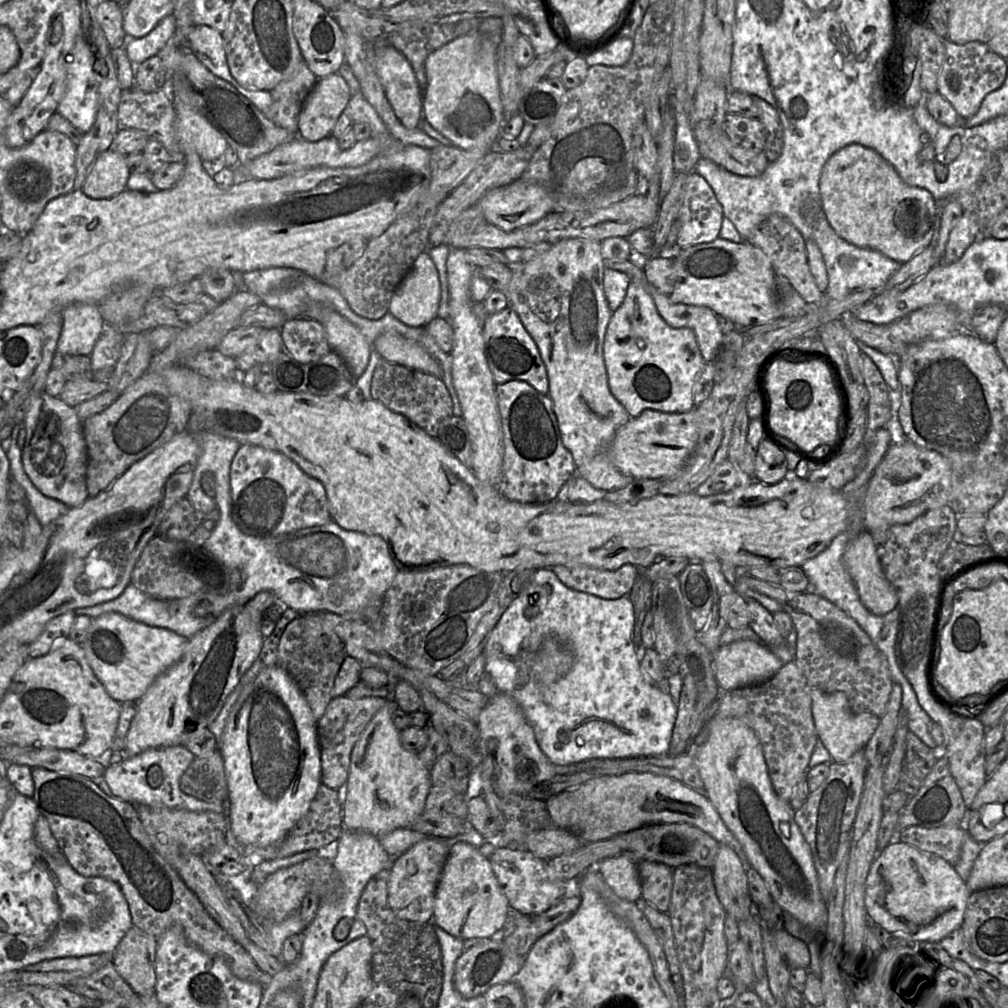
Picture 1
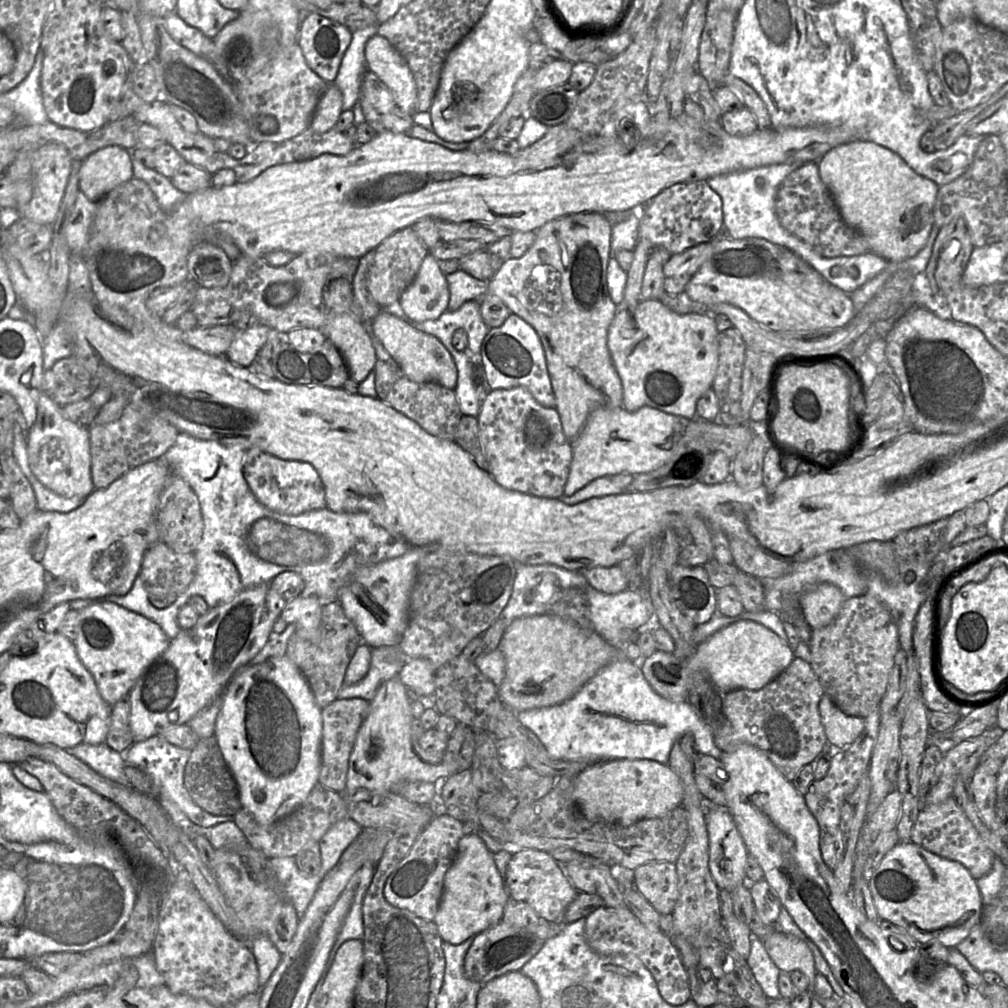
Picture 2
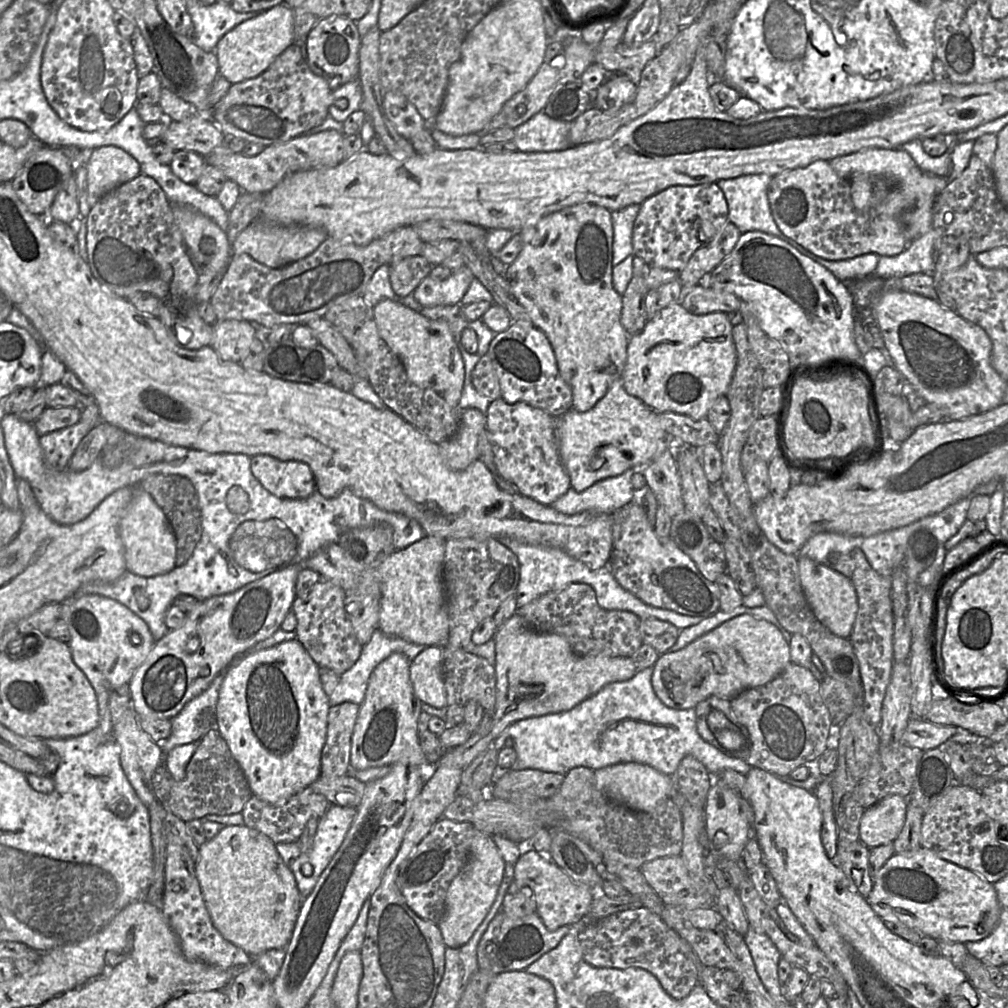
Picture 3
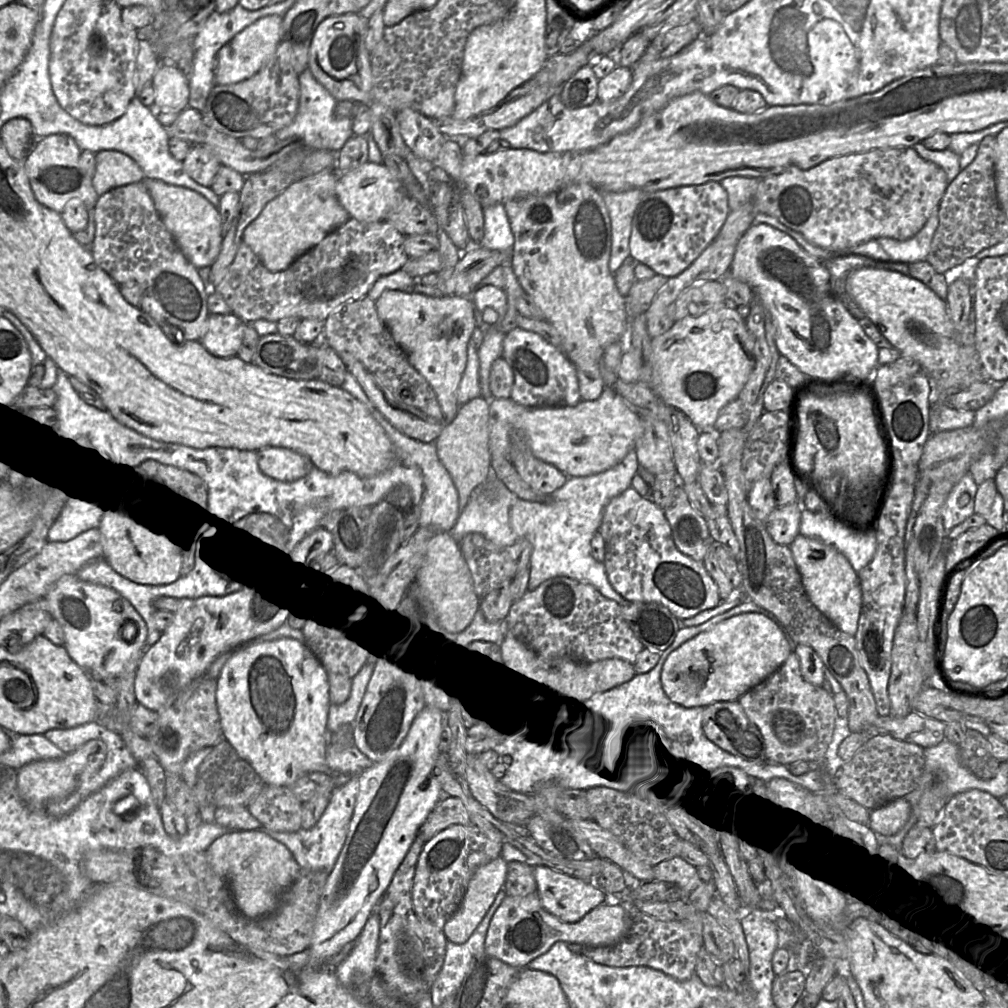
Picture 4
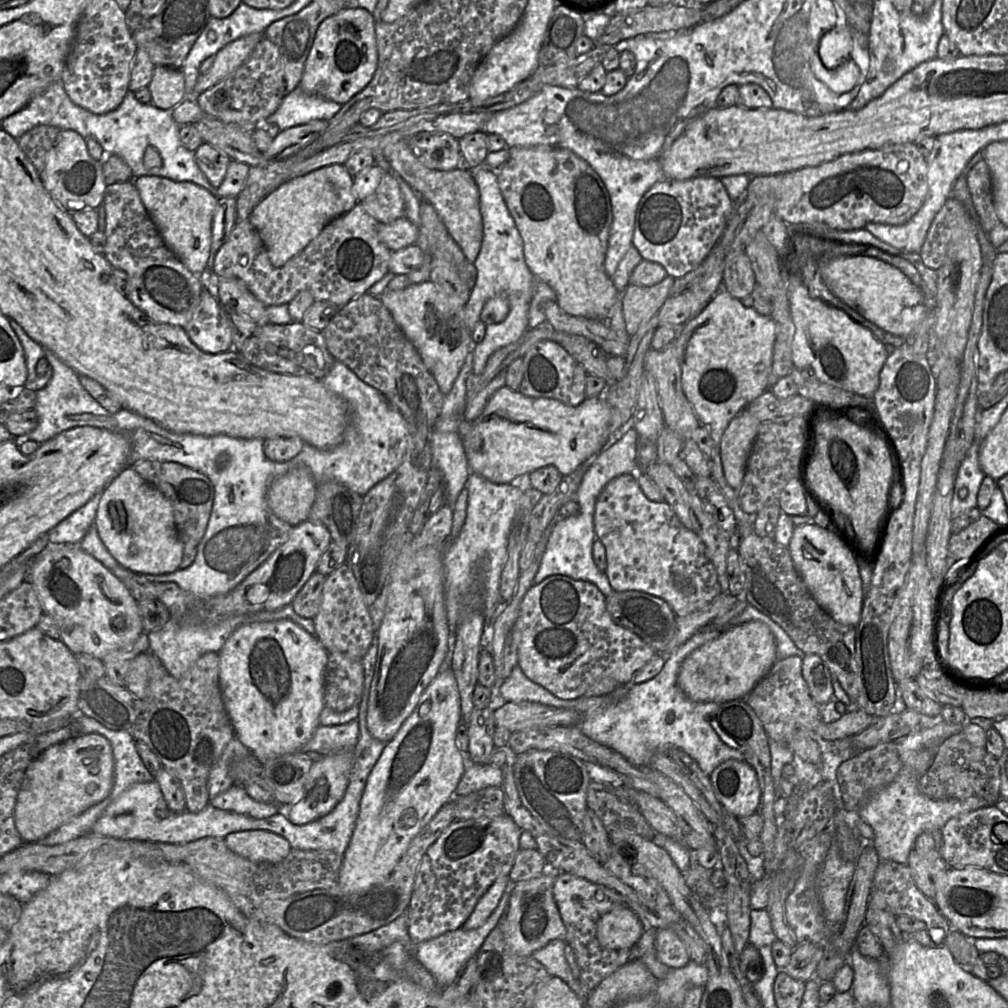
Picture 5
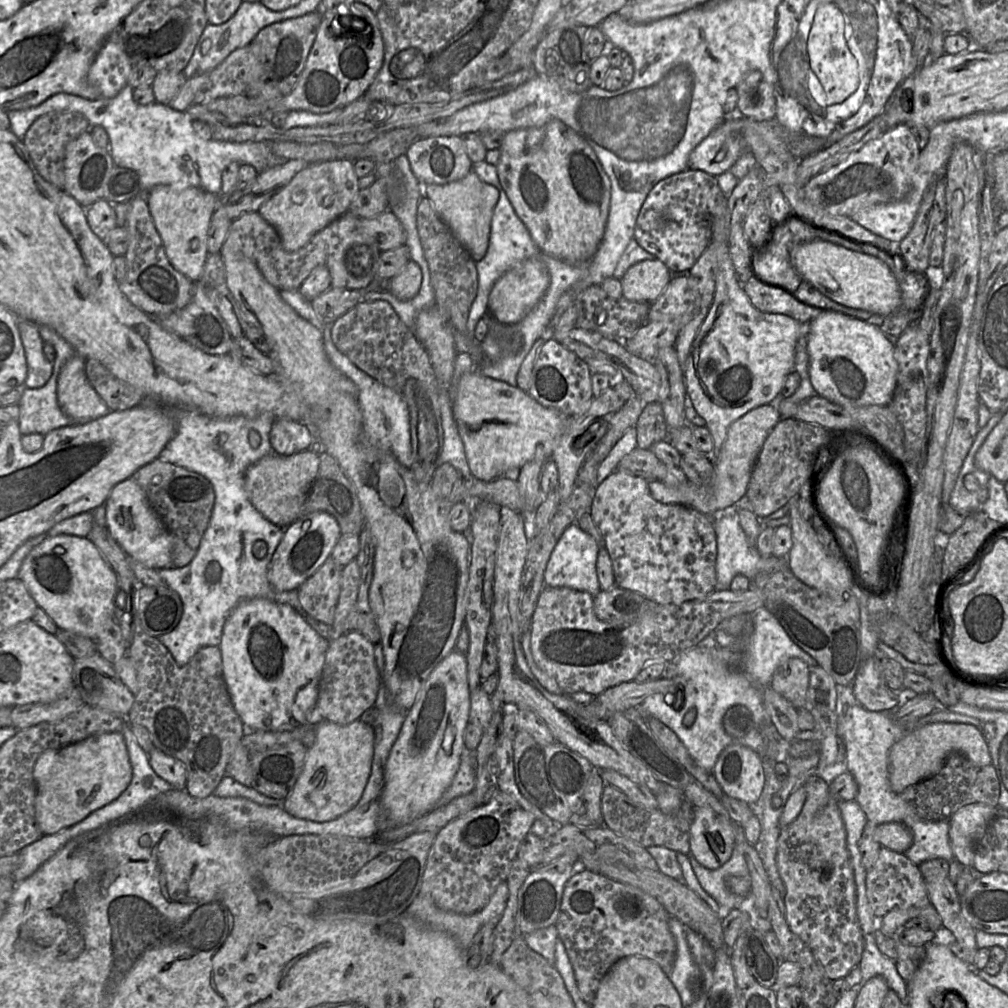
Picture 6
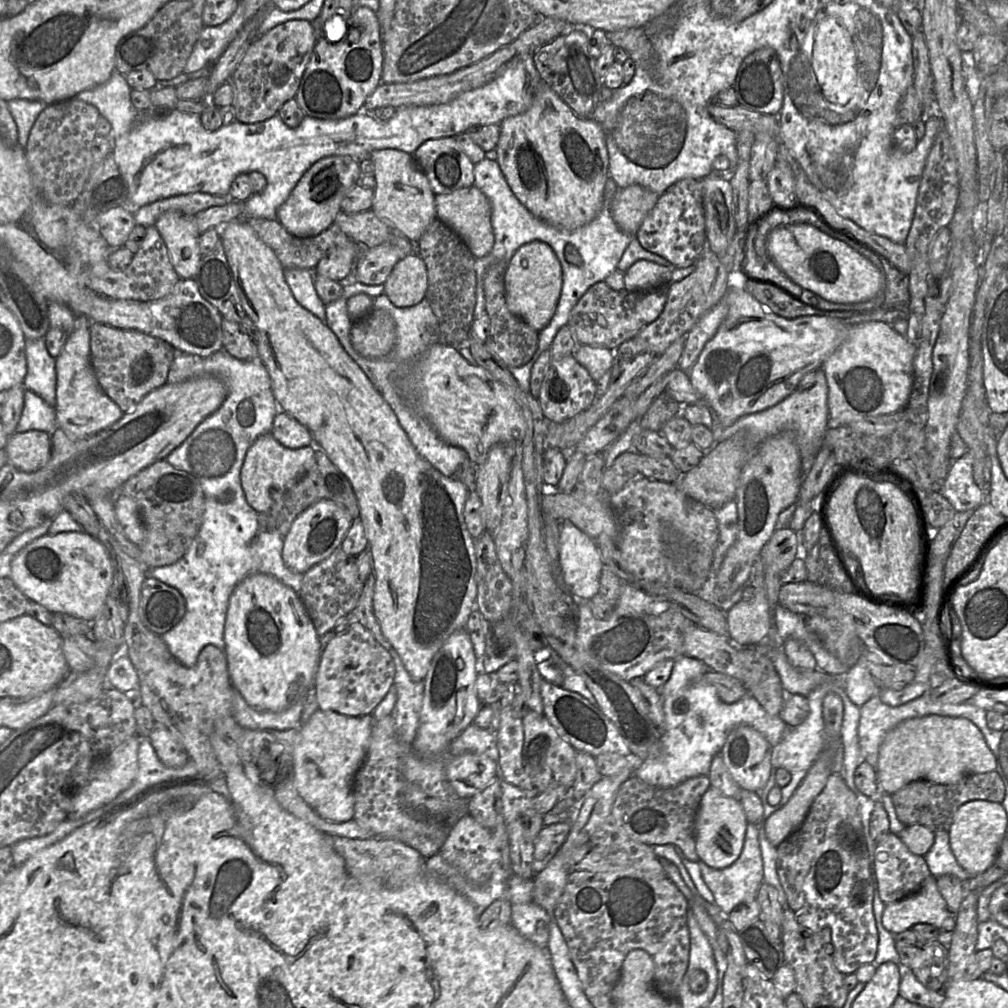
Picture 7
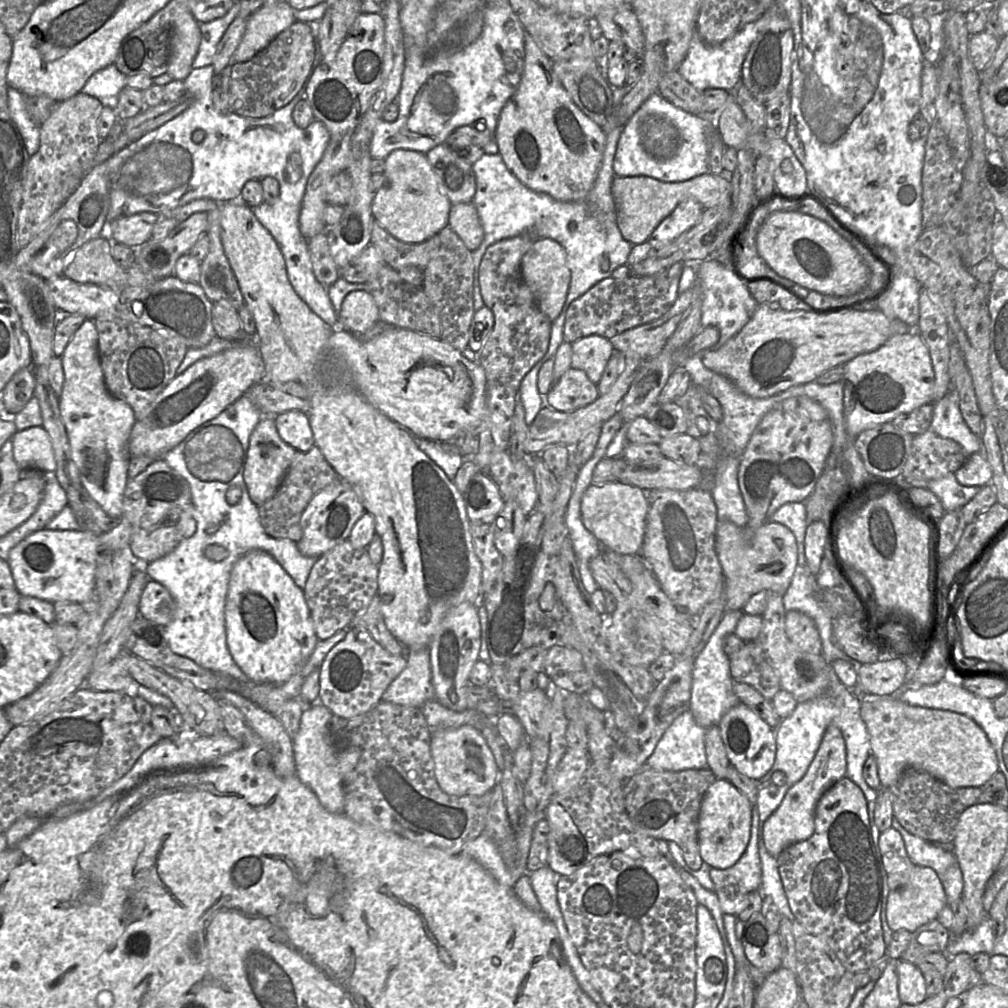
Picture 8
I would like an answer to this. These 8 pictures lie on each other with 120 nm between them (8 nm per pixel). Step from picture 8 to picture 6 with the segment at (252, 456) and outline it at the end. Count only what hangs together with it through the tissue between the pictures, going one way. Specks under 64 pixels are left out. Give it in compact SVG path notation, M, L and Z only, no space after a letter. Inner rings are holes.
M306 449L292 455L278 455L274 452L250 465L244 475L244 488L254 508L268 521L286 528L300 517L319 470L319 452Z

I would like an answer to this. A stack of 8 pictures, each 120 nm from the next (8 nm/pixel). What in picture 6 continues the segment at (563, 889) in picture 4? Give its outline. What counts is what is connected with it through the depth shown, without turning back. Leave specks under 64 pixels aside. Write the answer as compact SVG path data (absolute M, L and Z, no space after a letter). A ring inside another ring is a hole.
M585 869L571 876L563 890L555 925L572 964L581 998L591 1005L604 975L618 960L627 956L648 958L656 962L665 973L669 972L677 949L675 938L669 929L670 918L671 915L654 897L638 887Z

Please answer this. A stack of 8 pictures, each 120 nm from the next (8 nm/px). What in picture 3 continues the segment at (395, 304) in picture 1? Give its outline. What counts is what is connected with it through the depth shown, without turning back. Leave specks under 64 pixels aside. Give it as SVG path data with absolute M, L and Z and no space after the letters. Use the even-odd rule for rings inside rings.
M466 266L453 270L452 274L444 280L435 280L428 275L412 294L423 307L458 304L474 277Z

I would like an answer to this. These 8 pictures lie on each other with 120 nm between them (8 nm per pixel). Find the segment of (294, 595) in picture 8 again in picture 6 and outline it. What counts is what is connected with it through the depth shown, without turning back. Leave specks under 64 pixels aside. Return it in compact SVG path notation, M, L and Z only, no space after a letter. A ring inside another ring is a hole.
M264 598L240 602L225 622L219 649L223 678L243 725L253 731L286 732L306 724L308 711L317 706L328 647L329 640L322 638L290 605Z

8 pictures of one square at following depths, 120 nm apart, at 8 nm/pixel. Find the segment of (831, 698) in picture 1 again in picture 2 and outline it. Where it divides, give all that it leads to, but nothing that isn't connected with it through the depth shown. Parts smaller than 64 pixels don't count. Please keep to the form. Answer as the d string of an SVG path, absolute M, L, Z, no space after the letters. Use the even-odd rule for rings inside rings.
M826 694L821 698L818 709L827 742L837 749L851 745L864 729L864 718L845 714Z

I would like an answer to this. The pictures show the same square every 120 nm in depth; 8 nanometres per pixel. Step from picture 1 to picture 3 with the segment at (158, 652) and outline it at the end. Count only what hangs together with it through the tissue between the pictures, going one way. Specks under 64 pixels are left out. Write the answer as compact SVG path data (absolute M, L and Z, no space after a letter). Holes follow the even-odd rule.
M90 594L65 600L61 607L61 619L69 627L71 638L68 645L71 649L72 659L95 690L99 709L98 728L107 737L112 736L110 693L130 682L156 641L143 619L118 601L101 595ZM132 633L138 633L141 637L139 644L131 642Z

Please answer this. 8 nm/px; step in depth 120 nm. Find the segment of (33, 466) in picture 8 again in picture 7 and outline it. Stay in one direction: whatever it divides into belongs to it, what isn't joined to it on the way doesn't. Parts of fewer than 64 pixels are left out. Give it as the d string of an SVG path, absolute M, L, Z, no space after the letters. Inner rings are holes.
M39 430L14 433L6 444L8 463L31 473L43 468L51 456L51 436Z

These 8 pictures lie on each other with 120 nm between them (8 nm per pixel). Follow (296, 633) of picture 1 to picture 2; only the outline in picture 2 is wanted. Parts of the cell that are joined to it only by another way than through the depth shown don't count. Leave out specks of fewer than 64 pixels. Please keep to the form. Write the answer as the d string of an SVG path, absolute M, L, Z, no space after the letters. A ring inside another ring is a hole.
M338 601L323 604L321 635L318 642L300 638L295 633L289 638L285 655L299 668L308 682L317 705L323 710L331 704L343 686L347 666L362 642L354 623L346 616Z

